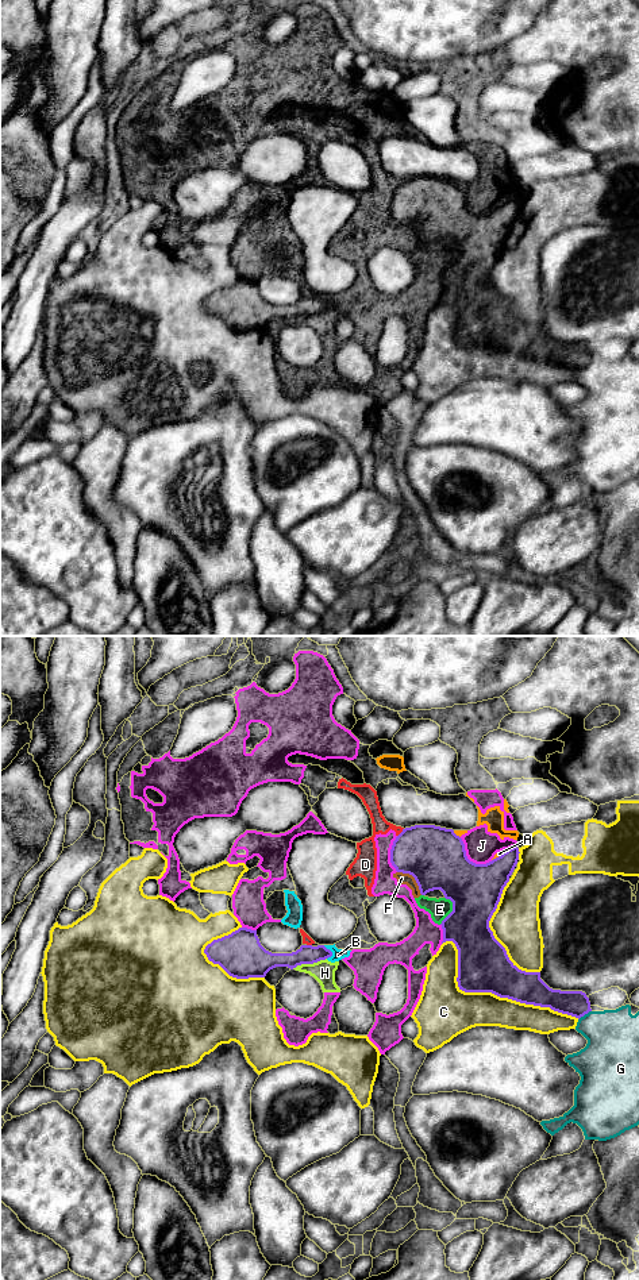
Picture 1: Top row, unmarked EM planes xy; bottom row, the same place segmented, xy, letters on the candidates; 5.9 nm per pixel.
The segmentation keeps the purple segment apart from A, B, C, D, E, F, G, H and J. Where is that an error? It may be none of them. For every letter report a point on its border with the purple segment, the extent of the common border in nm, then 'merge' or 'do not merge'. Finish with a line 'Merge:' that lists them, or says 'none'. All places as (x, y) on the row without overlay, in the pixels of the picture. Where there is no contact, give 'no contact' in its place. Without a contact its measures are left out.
A: xy (504, 204) | 160 nm | do not merge
B: xy (331, 304) | 90 nm | do not merge
C: xy (492, 344) | 950 nm | do not merge
D: xy (401, 184) | 70 nm | do not merge
E: xy (453, 262) | 170 nm | do not merge
F: xy (414, 228) | 200 nm | do not merge
G: xy (584, 366) | 100 nm | do not merge
H: xy (308, 315) | 220 nm | do not merge
J: xy (469, 212) | 240 nm | do not merge
Merge: none

